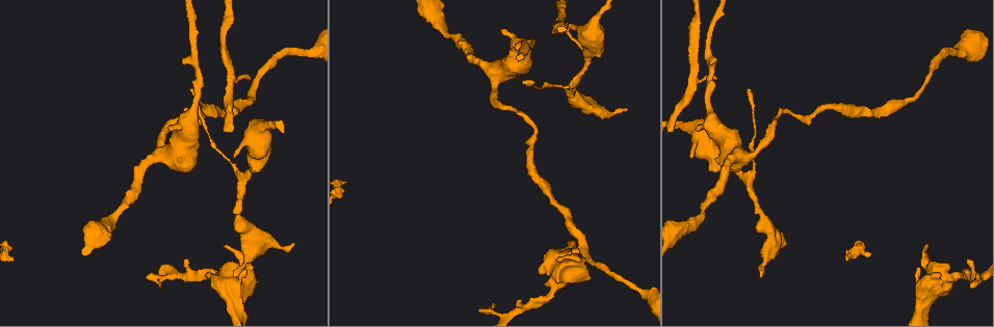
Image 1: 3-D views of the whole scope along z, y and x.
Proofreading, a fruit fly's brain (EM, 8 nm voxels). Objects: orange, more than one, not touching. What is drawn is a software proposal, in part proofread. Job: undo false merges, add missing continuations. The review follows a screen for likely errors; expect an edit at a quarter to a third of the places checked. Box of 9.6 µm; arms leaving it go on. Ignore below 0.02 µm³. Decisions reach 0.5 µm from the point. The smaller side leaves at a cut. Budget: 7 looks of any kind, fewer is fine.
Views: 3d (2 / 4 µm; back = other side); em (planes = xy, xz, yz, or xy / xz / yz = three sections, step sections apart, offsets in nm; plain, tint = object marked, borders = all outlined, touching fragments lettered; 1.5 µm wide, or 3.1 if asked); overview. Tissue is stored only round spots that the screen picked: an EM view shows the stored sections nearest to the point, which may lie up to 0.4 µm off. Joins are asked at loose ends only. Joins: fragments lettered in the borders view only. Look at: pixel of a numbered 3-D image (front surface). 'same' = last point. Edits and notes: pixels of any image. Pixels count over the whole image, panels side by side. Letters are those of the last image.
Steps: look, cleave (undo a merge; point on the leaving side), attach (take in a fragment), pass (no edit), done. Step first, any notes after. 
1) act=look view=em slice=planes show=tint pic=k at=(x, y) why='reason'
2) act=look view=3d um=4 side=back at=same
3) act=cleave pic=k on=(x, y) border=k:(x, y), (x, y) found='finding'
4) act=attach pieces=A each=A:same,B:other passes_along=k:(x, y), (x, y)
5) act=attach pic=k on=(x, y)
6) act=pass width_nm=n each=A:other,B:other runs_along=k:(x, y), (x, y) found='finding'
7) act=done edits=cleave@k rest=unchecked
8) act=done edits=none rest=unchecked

act=look view=em slice=xy step=4 show=borders pic=1 at=(250, 79) why='free end'

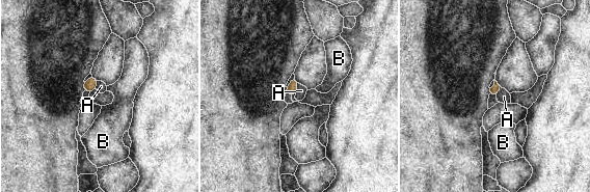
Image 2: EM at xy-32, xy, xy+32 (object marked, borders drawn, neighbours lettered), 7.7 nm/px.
act=pass each=A:other,B:other border=2:(298, 83), (295, 93) found='none of them fits'

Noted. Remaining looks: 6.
act=look view=3d um=4 pic=1 at=(750, 89) why='end of a long branch'

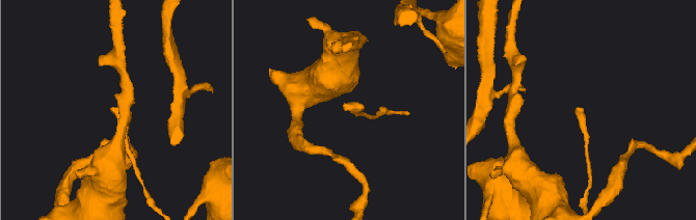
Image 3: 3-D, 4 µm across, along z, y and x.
act=look view=em slice=xz step=4 show=borders pic=3 at=(582, 108)

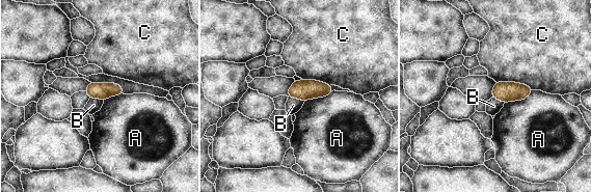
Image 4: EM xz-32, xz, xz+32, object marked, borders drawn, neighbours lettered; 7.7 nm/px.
act=pass each=A:other,B:other,C:other border=4:(288, 97), (304, 101) found='none of them fits'

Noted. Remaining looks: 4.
act=look view=3d um=4 pic=1 at=(294, 244) why='free end'

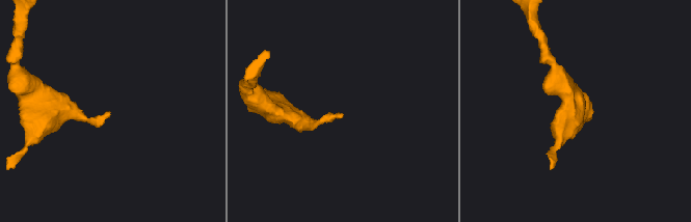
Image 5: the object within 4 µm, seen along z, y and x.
act=look view=em slice=planes show=borders pic=5 at=(109, 112) why='now the EM'

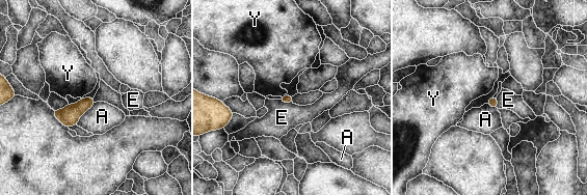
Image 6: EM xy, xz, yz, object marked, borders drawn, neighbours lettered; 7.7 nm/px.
act=pass longest_contact=A:240nm each=A:other,E:other,Y:other border=6:(278, 100), (285, 103), (292, 103) found='no lettered fragment goes on from it'

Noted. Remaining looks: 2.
act=done edits=none rest=unchecked

